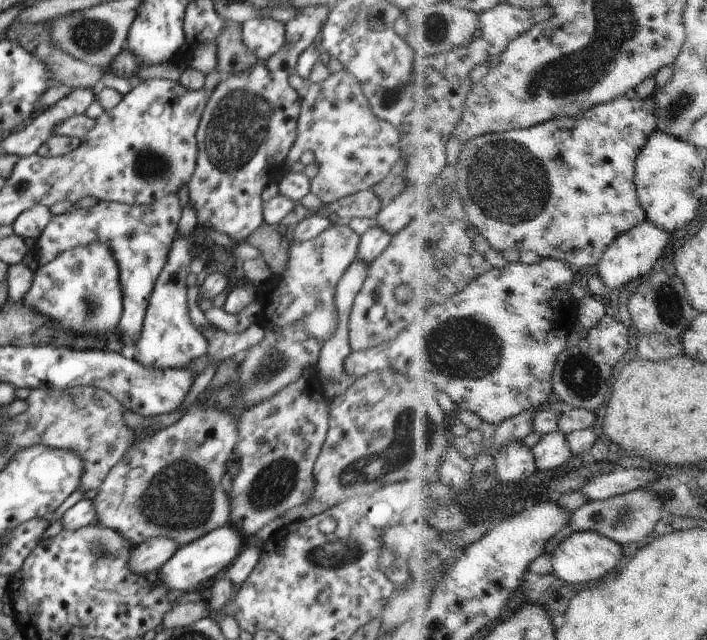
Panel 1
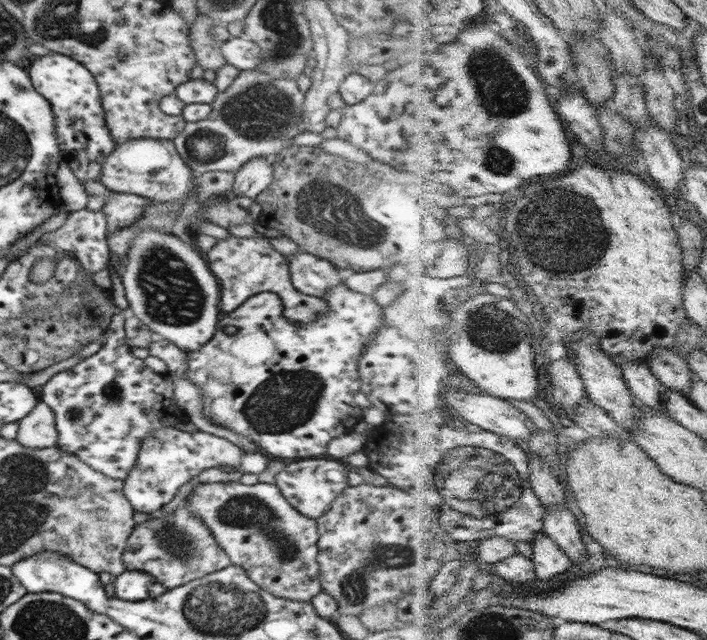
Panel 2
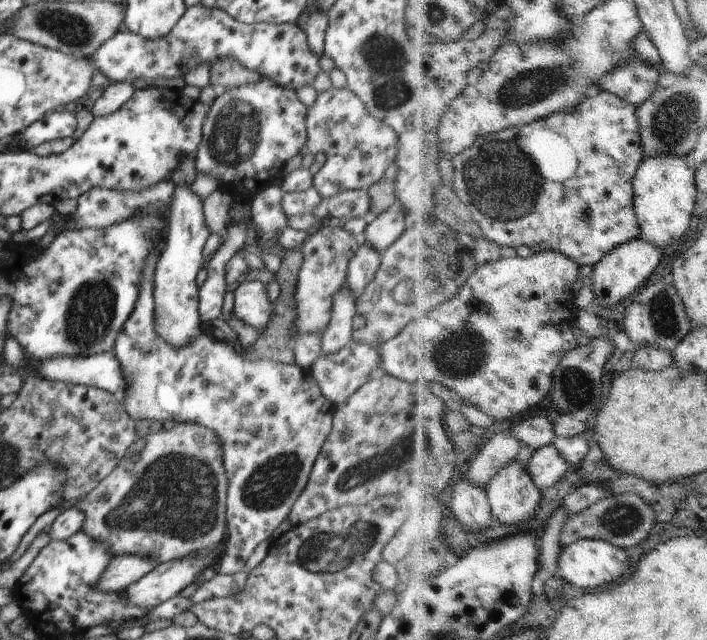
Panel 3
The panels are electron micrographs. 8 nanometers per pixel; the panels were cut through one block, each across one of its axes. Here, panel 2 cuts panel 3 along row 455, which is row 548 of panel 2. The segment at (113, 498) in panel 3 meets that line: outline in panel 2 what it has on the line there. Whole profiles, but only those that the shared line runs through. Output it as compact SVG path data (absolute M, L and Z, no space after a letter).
M186 500L184 505L179 505L175 510L170 508L172 506L162 506L148 513L149 518L145 522L135 525L122 554L126 570L146 572L167 589L173 589L231 565L229 556L216 543L204 522L188 512Z

